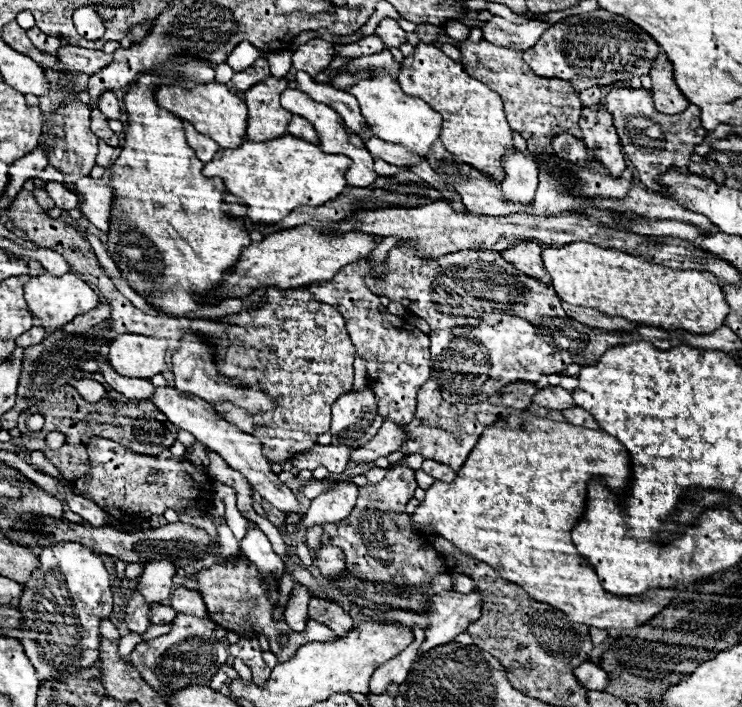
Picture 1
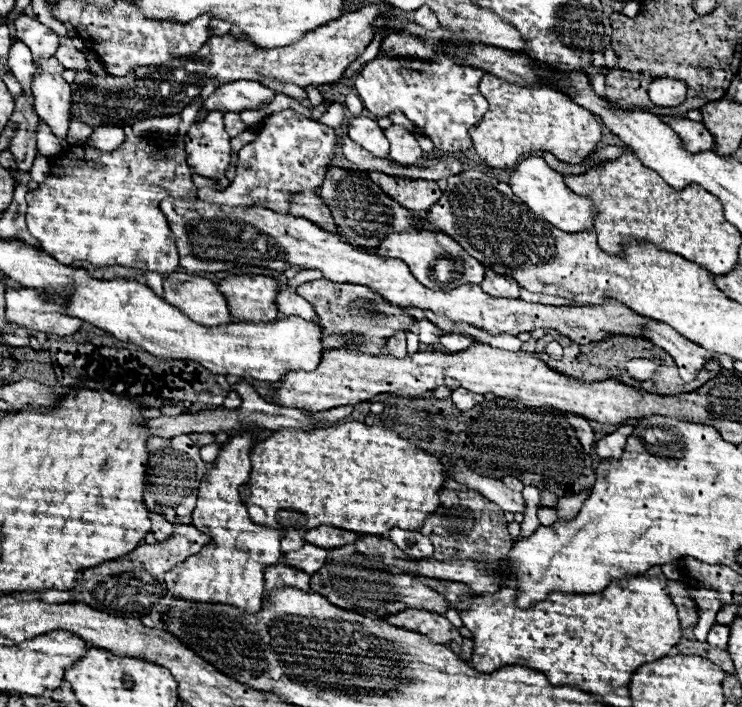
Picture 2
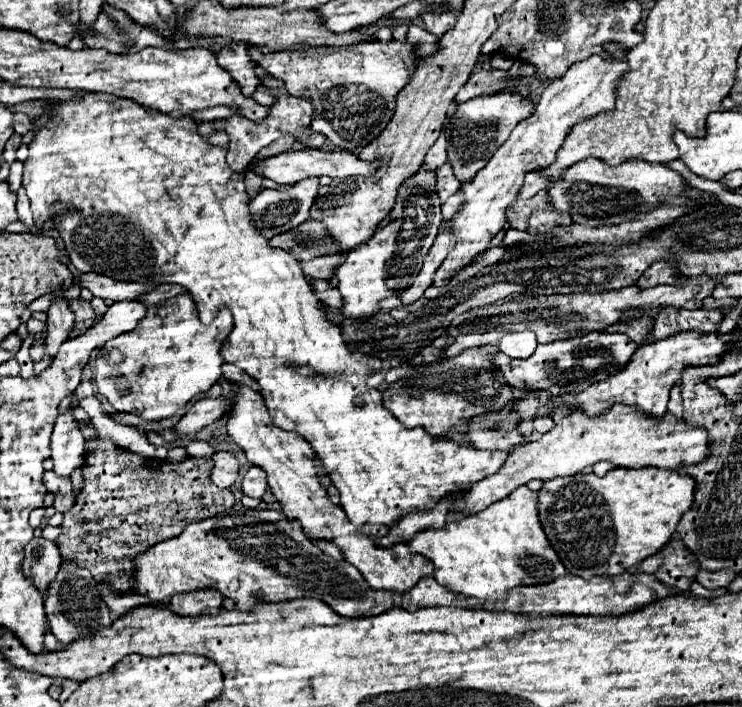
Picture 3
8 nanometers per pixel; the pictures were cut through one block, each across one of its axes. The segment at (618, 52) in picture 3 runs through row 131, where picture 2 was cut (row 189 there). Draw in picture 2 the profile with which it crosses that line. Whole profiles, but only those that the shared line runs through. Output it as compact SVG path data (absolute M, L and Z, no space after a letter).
M532 156L522 160L514 174L510 176L510 186L516 192L516 196L520 196L522 202L526 202L530 206L532 212L540 214L544 220L552 222L552 226L564 230L564 232L580 232L580 230L590 230L596 218L596 204L592 198L588 196L580 196L574 194L566 184L564 184L564 176L554 172L546 160L542 156Z

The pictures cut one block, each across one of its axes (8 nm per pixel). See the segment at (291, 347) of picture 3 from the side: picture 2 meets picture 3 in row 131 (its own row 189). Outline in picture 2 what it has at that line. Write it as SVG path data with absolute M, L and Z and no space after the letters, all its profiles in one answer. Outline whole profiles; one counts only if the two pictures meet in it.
M188 106L180 112L180 132L178 136L134 136L132 128L126 128L124 144L114 152L100 152L86 144L70 146L66 152L58 154L50 162L50 174L40 184L38 190L26 194L28 212L26 224L30 234L40 242L42 250L60 260L62 264L72 264L74 260L86 260L94 266L128 266L138 270L158 272L170 276L178 270L178 252L174 236L168 228L166 216L160 210L160 200L168 196L184 196L186 200L196 200L198 188L192 184L186 158L182 154L182 136L196 122L200 106Z

